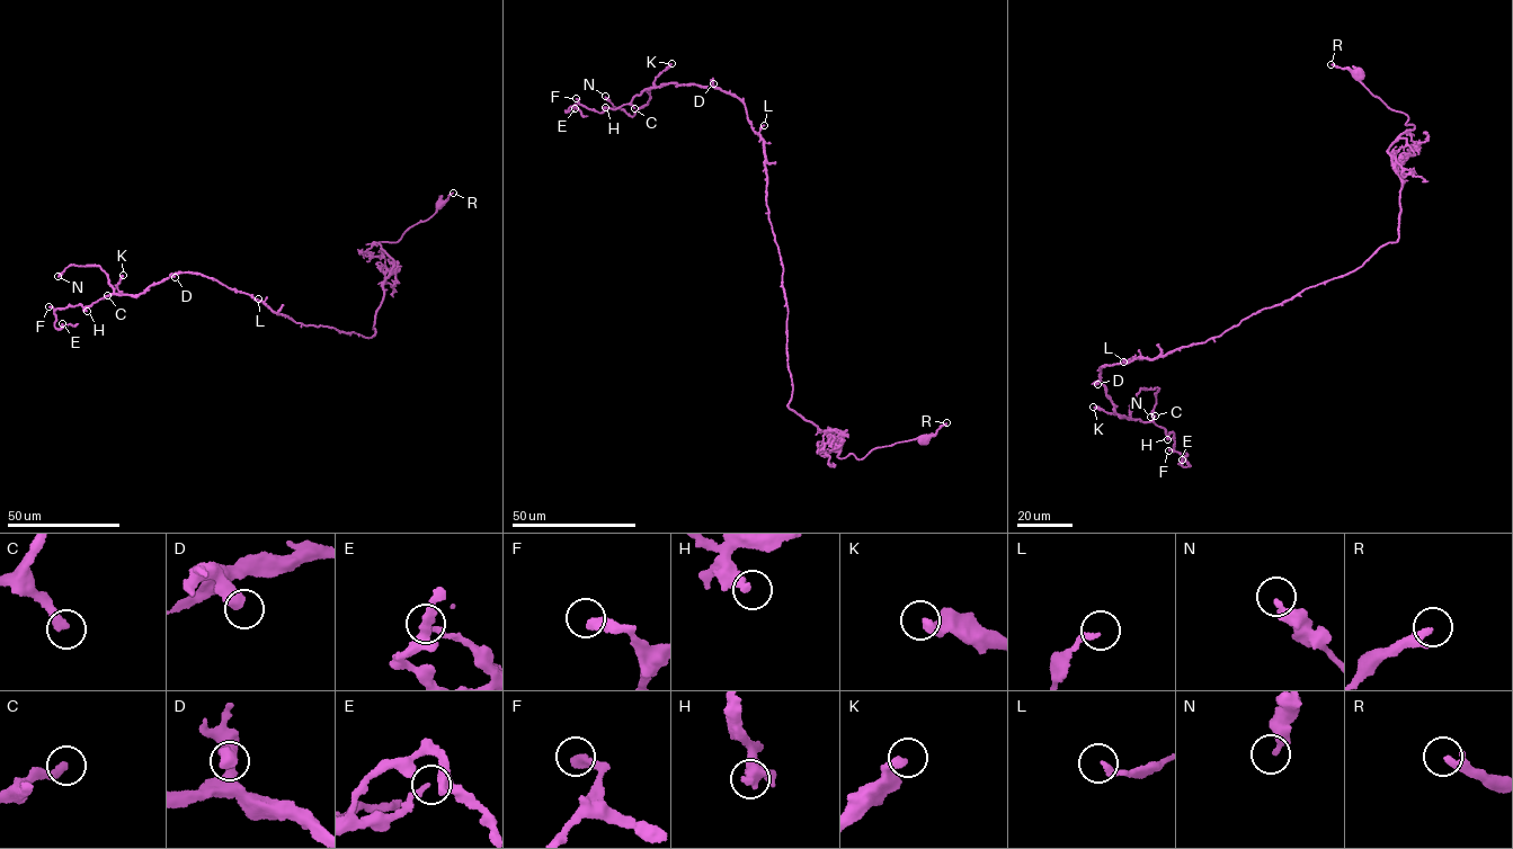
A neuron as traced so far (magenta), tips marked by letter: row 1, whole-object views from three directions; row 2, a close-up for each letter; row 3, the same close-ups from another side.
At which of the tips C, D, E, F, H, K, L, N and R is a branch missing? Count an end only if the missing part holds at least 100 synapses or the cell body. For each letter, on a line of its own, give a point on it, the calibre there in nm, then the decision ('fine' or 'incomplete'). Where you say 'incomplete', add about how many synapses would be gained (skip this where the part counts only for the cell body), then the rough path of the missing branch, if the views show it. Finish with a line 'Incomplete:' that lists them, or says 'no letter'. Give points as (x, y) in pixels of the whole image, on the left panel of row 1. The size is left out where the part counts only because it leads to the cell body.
C: (107, 295) | 320 nm | incomplete | 140 syn | (107, 295), (113, 286), (113, 277), (96, 271), (87, 264), (67, 266), (68, 269)
D: (175, 277) | 480 nm | fine
E: (62, 323) | 200 nm | fine
F: (49, 306) | 400 nm | fine
H: (87, 311) | 420 nm | fine
K: (123, 275) | 380 nm | fine
L: (258, 298) | 200 nm | fine
N: (58, 276) | 340 nm | fine
R: (453, 193) | 280 nm | fine
Incomplete: C

